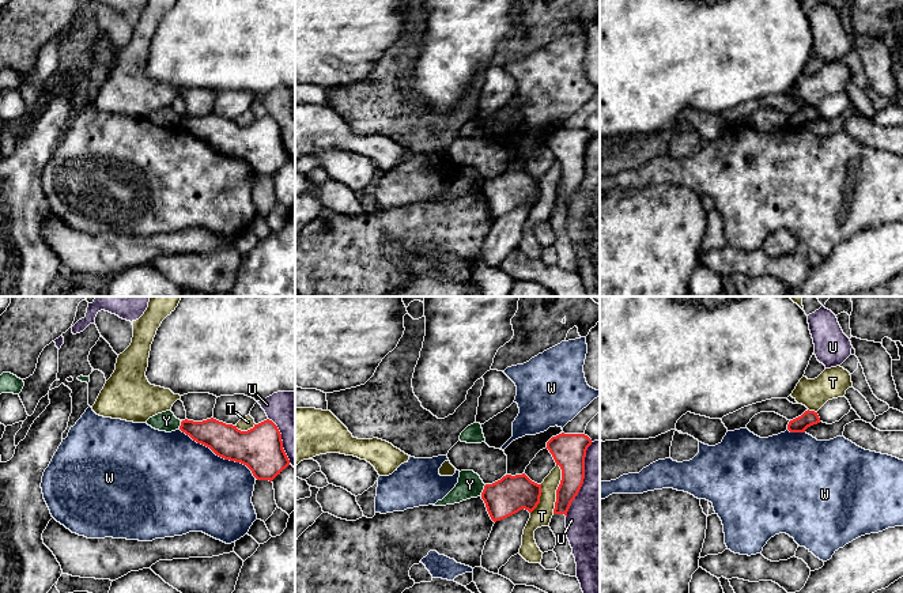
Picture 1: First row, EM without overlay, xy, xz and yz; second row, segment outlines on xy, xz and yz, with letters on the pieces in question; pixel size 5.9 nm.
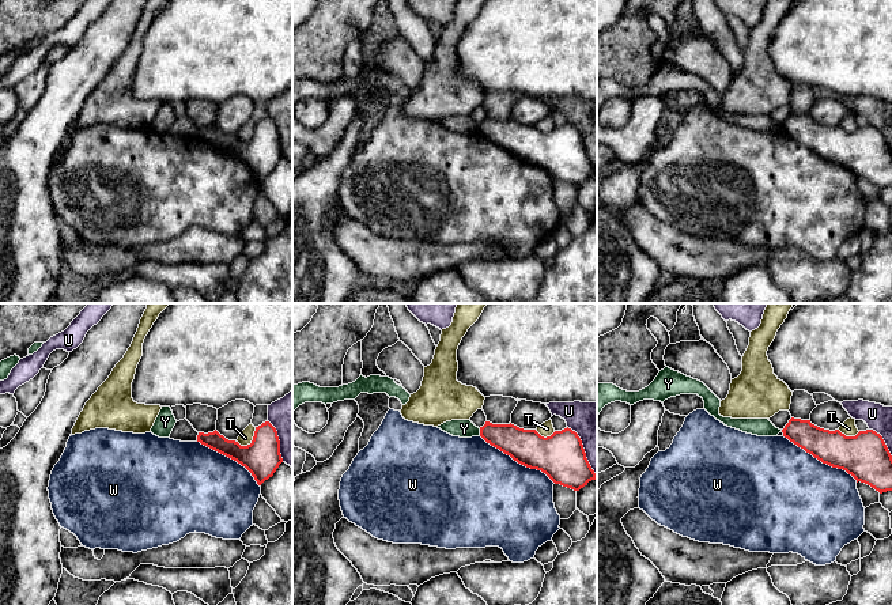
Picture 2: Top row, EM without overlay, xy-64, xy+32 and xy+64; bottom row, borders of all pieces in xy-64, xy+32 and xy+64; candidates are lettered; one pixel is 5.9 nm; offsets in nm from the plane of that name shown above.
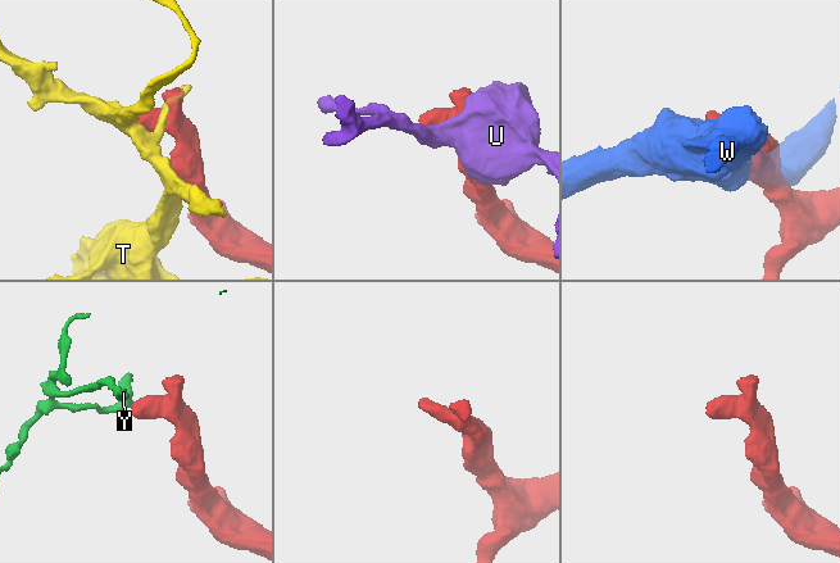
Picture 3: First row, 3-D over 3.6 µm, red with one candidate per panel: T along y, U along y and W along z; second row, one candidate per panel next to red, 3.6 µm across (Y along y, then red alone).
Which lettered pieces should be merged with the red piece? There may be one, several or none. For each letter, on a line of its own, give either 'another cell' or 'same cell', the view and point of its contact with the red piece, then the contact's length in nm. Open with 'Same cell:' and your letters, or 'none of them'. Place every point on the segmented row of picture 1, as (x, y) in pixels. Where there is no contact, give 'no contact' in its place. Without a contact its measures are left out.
Same cell: none of them
T: another cell; contact xz (558, 488); length 300 nm
U: another cell; contact xz (582, 480); length 480 nm
W: another cell; contact xy (219, 456); length 550 nm
Y: another cell; contact xz (483, 490); length 80 nm

